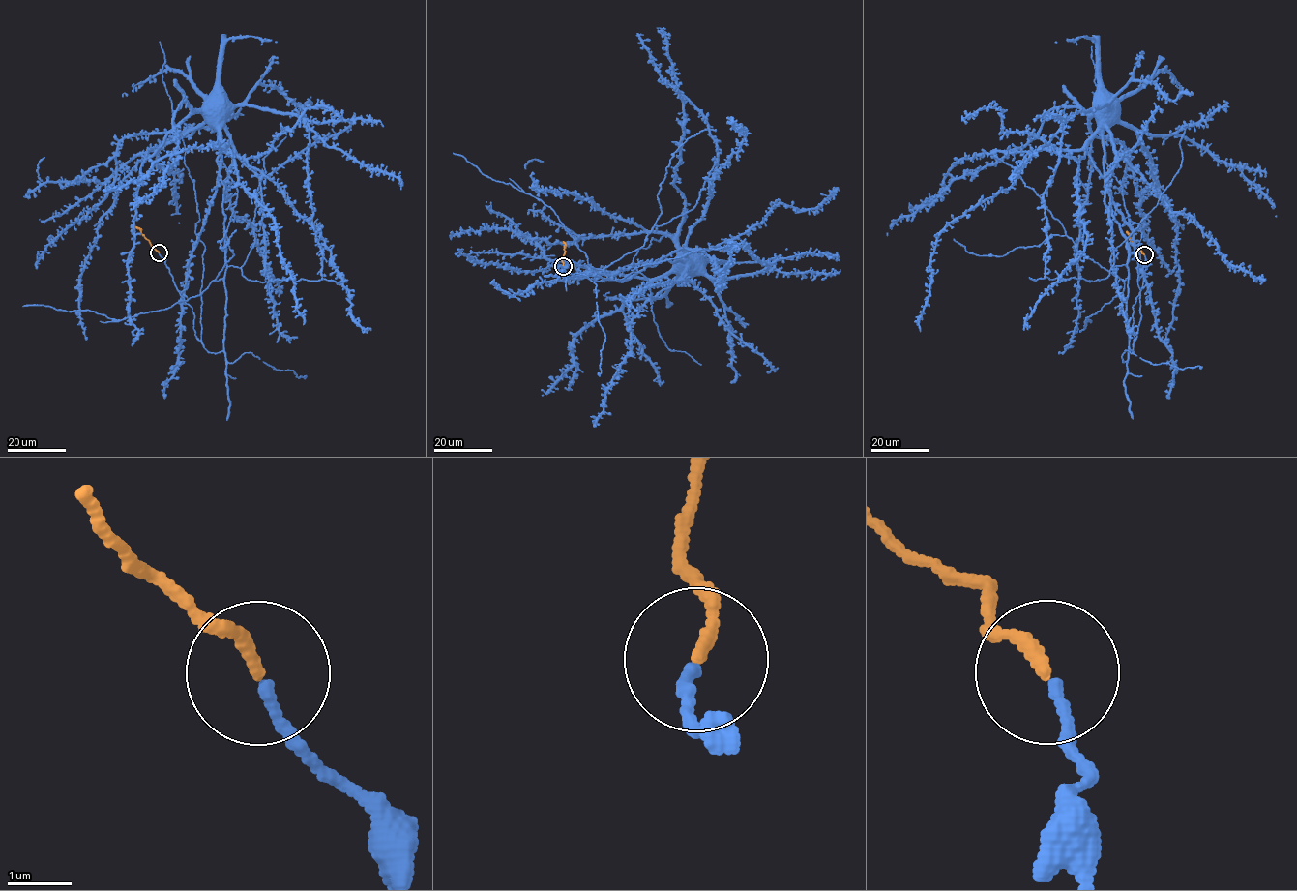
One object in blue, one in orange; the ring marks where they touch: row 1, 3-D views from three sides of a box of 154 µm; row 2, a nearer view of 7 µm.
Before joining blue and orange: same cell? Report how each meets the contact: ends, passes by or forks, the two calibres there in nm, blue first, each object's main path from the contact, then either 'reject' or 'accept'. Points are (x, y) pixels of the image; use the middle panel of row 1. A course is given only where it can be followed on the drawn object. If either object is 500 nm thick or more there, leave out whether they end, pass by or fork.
blue ends | orange ends | 160/200 nm | blue via (563, 266), (562, 271), (568, 267), (556, 269), (564, 276), (626, 281), (665, 259), (687, 262), (690, 269) | orange via (563, 266), (566, 252), (563, 241) | accept

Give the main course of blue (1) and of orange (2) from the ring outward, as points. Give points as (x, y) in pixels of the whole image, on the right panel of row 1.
1: (1144, 255), (1133, 308), (1134, 352), (1127, 325), (1128, 242), (1105, 188), (1103, 121), (1110, 106)
2: (1144, 255), (1133, 244), (1127, 231)

